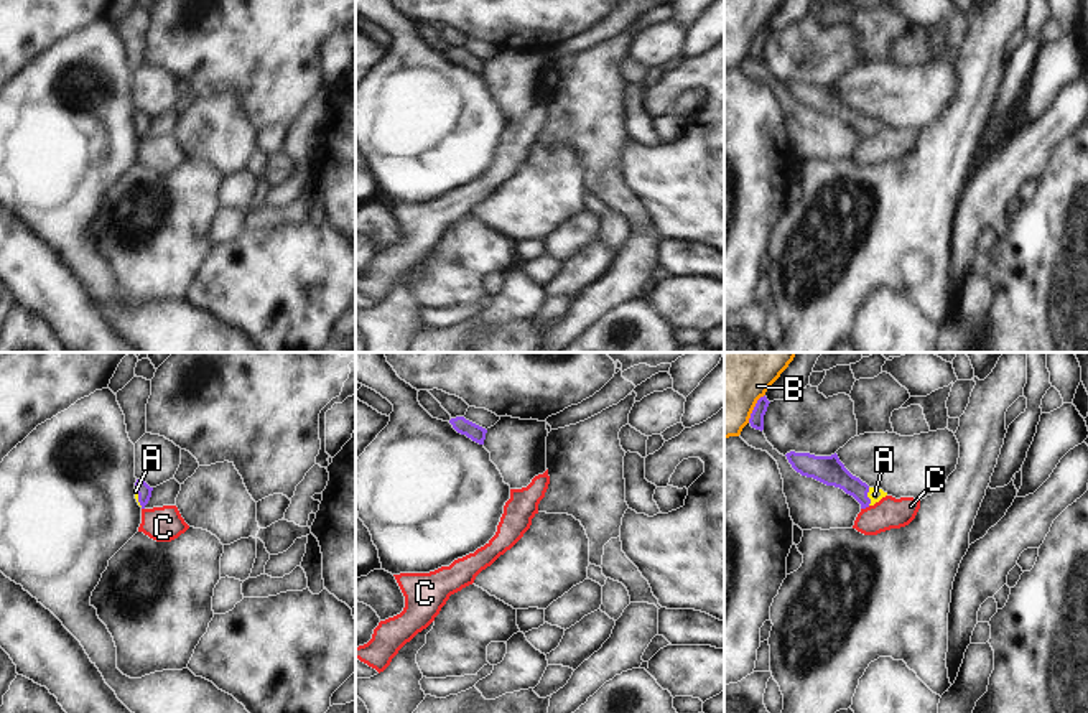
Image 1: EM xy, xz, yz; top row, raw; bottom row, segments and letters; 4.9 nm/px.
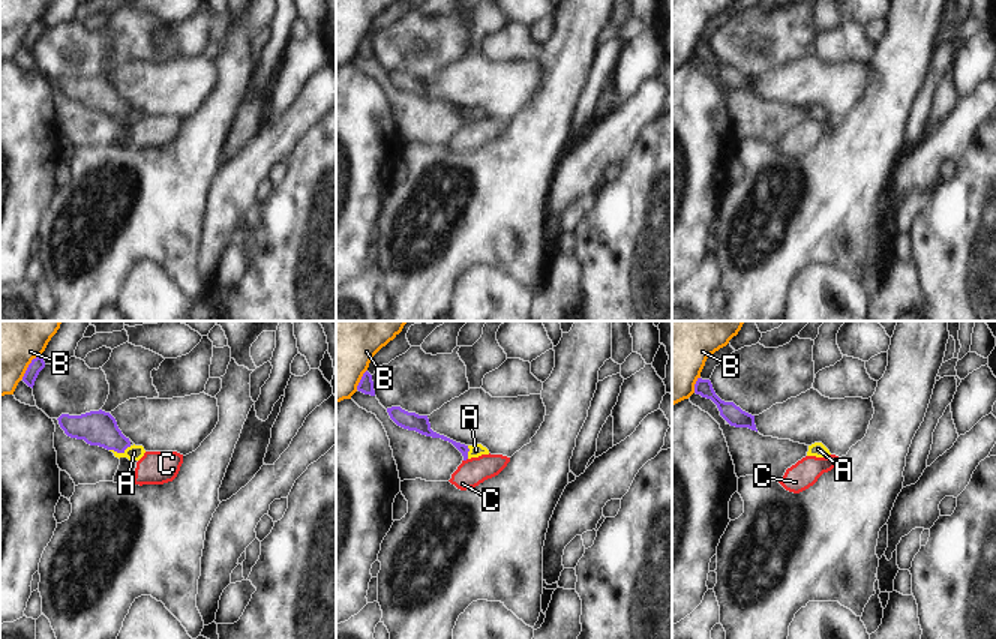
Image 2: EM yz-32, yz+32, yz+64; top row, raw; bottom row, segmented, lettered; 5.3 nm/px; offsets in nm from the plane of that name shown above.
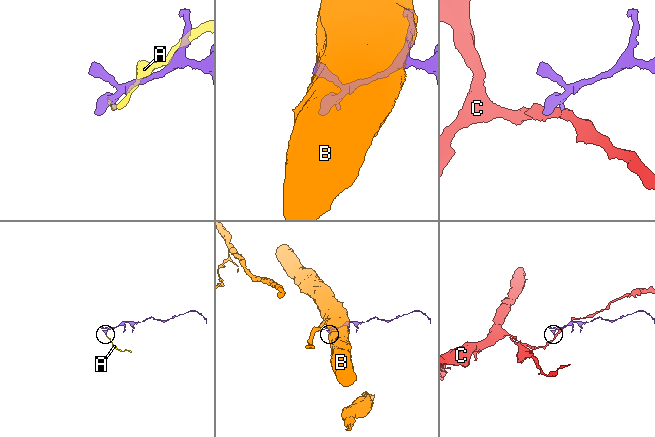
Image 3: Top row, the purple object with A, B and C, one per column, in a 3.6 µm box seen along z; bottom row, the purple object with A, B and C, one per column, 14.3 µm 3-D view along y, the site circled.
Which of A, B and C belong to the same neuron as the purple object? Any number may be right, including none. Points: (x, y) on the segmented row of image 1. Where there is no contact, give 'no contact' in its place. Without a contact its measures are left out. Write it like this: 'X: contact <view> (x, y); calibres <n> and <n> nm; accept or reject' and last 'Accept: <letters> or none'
A: contact yz (866, 496); calibres 140 and 60 nm; accept
B: contact yz (754, 409); calibres 70 and 460 nm; reject
C: contact yz (864, 507); calibres 140 and 160 nm; reject
Accept: A

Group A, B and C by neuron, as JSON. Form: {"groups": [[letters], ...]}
{"groups": [["A"], ["B"], ["C"]]}

